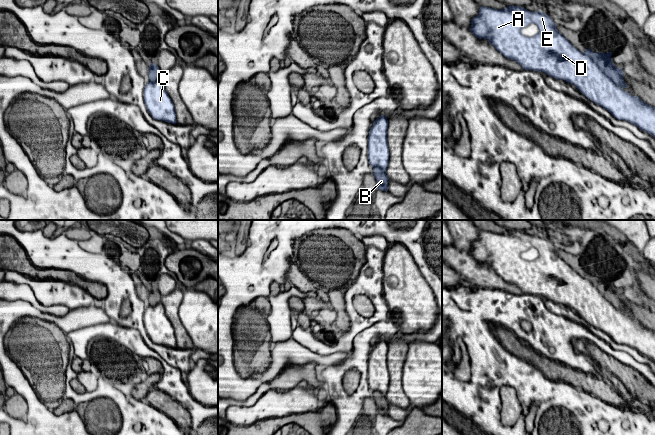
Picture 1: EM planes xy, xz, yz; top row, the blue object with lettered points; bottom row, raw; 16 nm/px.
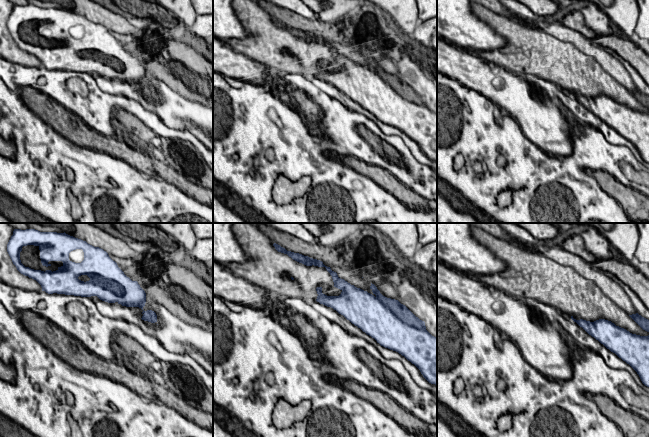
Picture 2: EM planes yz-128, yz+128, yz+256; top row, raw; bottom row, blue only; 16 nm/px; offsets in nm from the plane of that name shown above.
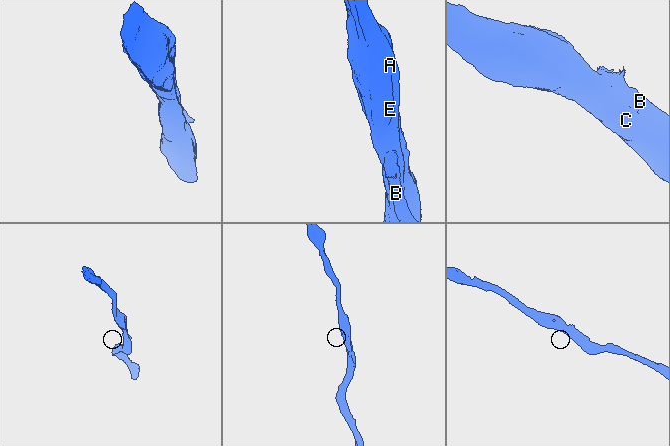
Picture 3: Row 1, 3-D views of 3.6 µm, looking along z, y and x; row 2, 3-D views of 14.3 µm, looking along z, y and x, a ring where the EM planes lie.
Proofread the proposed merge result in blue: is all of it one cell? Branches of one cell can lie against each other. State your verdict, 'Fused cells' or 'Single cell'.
Fused cells

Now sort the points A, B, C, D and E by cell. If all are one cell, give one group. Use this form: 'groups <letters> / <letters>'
groups A C D E / B

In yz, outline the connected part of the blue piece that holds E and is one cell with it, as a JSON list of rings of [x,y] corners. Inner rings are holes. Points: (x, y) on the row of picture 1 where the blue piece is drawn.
[[[481,6],[479,15],[472,19],[471,24],[470,31],[474,36],[479,39],[487,39],[504,57],[515,60],[523,69],[542,71],[548,76],[573,84],[583,95],[595,104],[608,110],[616,119],[628,121],[655,138],[655,107],[646,104],[638,96],[632,96],[629,92],[625,92],[620,86],[618,87],[611,78],[601,70],[597,63],[588,55],[575,48],[572,43],[556,29],[554,21],[545,13],[541,11],[531,12],[519,6],[507,6],[502,10]],[[531,23],[535,23],[538,26],[539,32],[533,37],[524,36],[521,30]]]

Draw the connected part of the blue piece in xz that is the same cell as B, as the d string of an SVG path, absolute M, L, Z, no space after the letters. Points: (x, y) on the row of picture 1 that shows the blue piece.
M379 167L373 168L373 174L375 176L377 187L381 191L388 191L389 178L386 173Z

